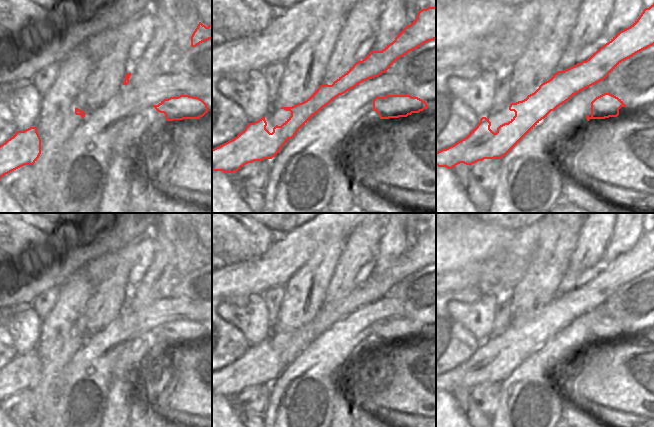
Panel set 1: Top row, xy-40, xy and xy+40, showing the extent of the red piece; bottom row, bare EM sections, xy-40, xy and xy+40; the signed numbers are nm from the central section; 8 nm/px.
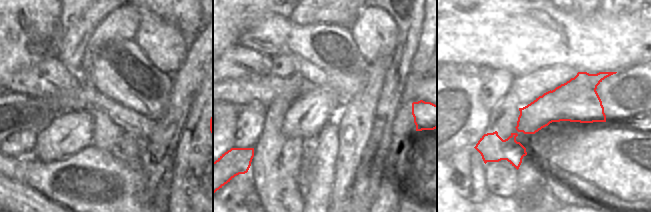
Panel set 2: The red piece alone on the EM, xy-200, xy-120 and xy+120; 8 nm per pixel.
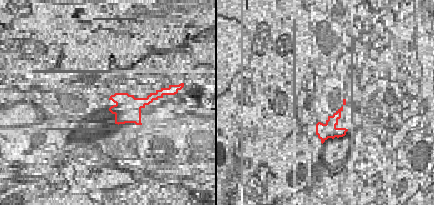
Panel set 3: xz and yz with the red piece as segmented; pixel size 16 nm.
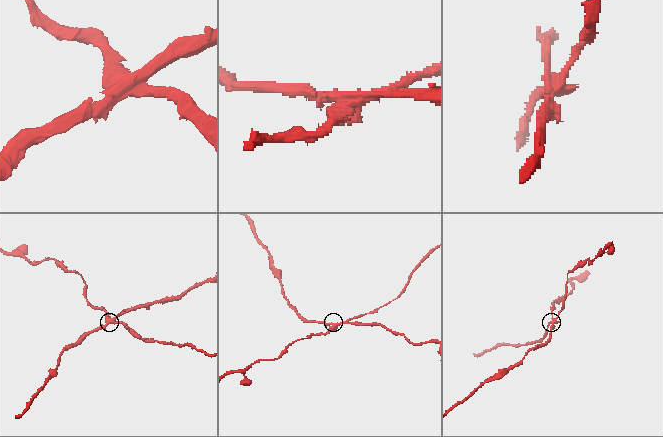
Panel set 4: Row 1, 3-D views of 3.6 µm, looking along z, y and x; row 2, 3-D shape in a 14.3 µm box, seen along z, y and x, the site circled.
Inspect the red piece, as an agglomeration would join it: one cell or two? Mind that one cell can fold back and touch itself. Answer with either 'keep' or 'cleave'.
cleave

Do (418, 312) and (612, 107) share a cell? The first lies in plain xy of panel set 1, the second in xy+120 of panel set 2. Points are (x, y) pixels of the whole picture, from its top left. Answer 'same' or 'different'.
same

